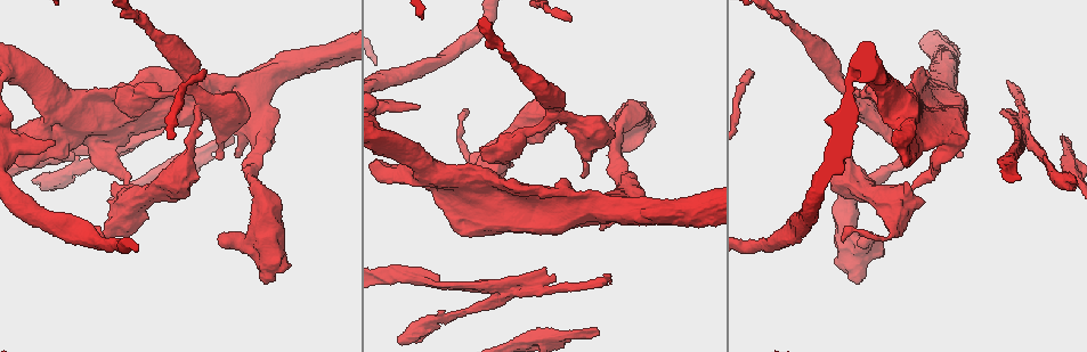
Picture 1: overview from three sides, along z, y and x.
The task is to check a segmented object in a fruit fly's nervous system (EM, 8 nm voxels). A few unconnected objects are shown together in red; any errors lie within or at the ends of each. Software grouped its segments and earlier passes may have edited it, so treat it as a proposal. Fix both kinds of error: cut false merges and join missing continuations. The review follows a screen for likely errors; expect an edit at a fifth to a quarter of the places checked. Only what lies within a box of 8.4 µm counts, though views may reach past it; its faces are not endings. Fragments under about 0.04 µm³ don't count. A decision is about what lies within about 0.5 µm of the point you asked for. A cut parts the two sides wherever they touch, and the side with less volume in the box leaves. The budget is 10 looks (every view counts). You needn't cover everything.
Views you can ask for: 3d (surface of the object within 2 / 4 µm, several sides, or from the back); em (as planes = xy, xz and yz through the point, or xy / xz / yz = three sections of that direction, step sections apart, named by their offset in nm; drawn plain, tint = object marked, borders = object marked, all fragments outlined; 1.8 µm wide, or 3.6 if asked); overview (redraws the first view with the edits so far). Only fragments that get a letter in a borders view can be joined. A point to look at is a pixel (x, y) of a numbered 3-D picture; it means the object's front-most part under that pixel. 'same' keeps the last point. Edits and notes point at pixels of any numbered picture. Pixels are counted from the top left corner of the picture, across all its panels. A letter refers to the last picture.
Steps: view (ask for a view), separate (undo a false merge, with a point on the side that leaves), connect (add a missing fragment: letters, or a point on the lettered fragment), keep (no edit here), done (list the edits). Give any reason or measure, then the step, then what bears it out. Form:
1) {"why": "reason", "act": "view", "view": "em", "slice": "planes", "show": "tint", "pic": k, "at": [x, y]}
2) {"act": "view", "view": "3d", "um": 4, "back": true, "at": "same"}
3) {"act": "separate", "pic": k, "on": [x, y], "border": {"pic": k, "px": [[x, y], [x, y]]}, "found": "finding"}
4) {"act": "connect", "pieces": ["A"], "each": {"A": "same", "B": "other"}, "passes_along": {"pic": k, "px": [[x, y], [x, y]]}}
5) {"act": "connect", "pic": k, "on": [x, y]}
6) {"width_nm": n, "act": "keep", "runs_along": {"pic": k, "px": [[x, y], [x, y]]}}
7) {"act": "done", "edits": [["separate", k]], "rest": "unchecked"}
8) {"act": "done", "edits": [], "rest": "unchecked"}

{"why": "an open end", "act": "view", "view": "em", "slice": "planes", "show": "borders", "pic": 1, "at": [469, 112]}

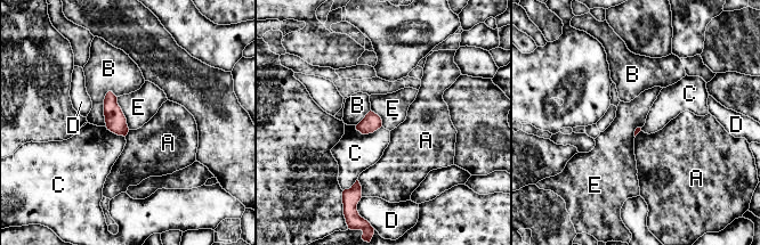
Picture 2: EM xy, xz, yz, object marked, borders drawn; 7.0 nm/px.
{"act": "keep", "each": {"A": "other", "B": "other", "C": "other", "D": "other", "E": "other"}, "border": {"pic": 2, "px": [[116, 97], [116, 103], [129, 129]]}, "found": "no lettered fragment goes on from it"}

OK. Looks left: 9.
{"why": "sharp bend", "act": "view", "view": "em", "um": 3.6, "slice": "planes", "show": "borders", "pic": 1, "at": [130, 144]}

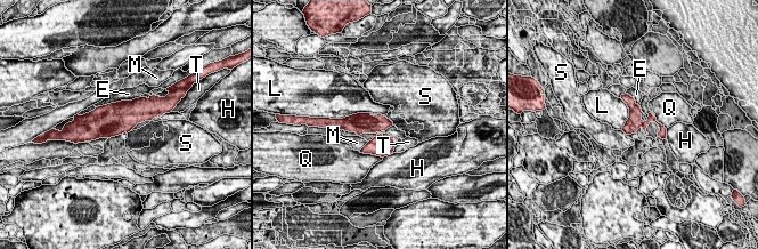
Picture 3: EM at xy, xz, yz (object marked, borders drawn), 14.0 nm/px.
{"act": "separate", "pic": 3, "on": [651, 118], "each": {"E": "other", "H": "other", "L": "other", "M": "other", "Q": "other", "S": "other", "T": "other"}, "border": {"pic": 3, "px": [[643, 122], [641, 126]]}, "found": "a second neuron is stuck on"}

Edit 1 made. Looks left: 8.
{"why": "an open end", "act": "view", "view": "3d", "um": 4, "pic": 1, "at": [234, 138]}

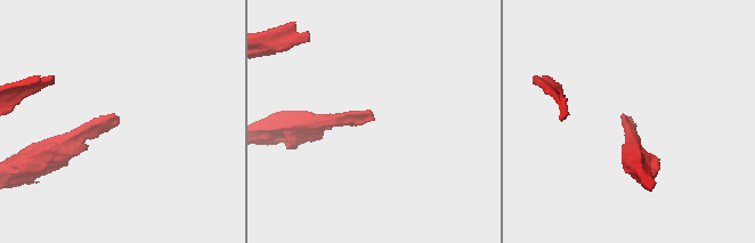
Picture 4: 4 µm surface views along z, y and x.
{"why": "need the tissue", "act": "view", "view": "em", "slice": "xz", "step": 8, "show": "tint", "pic": 4, "at": [626, 115]}

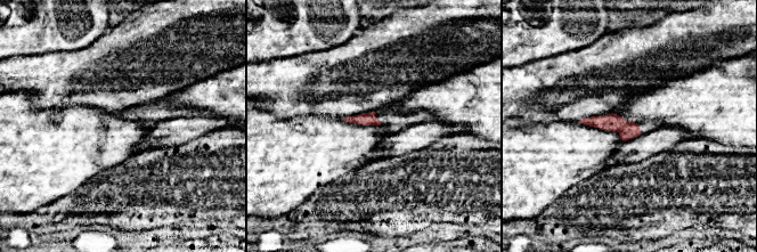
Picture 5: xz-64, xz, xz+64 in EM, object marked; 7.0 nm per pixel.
{"why": "another direction", "act": "view", "view": "em", "slice": "planes", "show": "borders", "at": "same"}

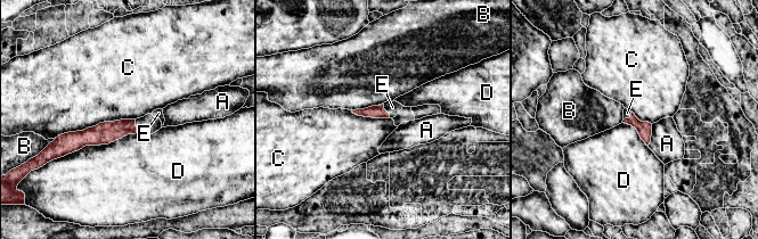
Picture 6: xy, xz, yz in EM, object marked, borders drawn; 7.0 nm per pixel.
{"width_nm": 100, "act": "connect", "pieces": ["E"], "each": {"A": "other", "B": "other", "C": "other", "D": "other", "E": "same"}, "found": "the neuron continues"}

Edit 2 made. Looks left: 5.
{"act": "done", "edits": [["separate", 3], ["connect", 6]], "rest": "unchecked"}

